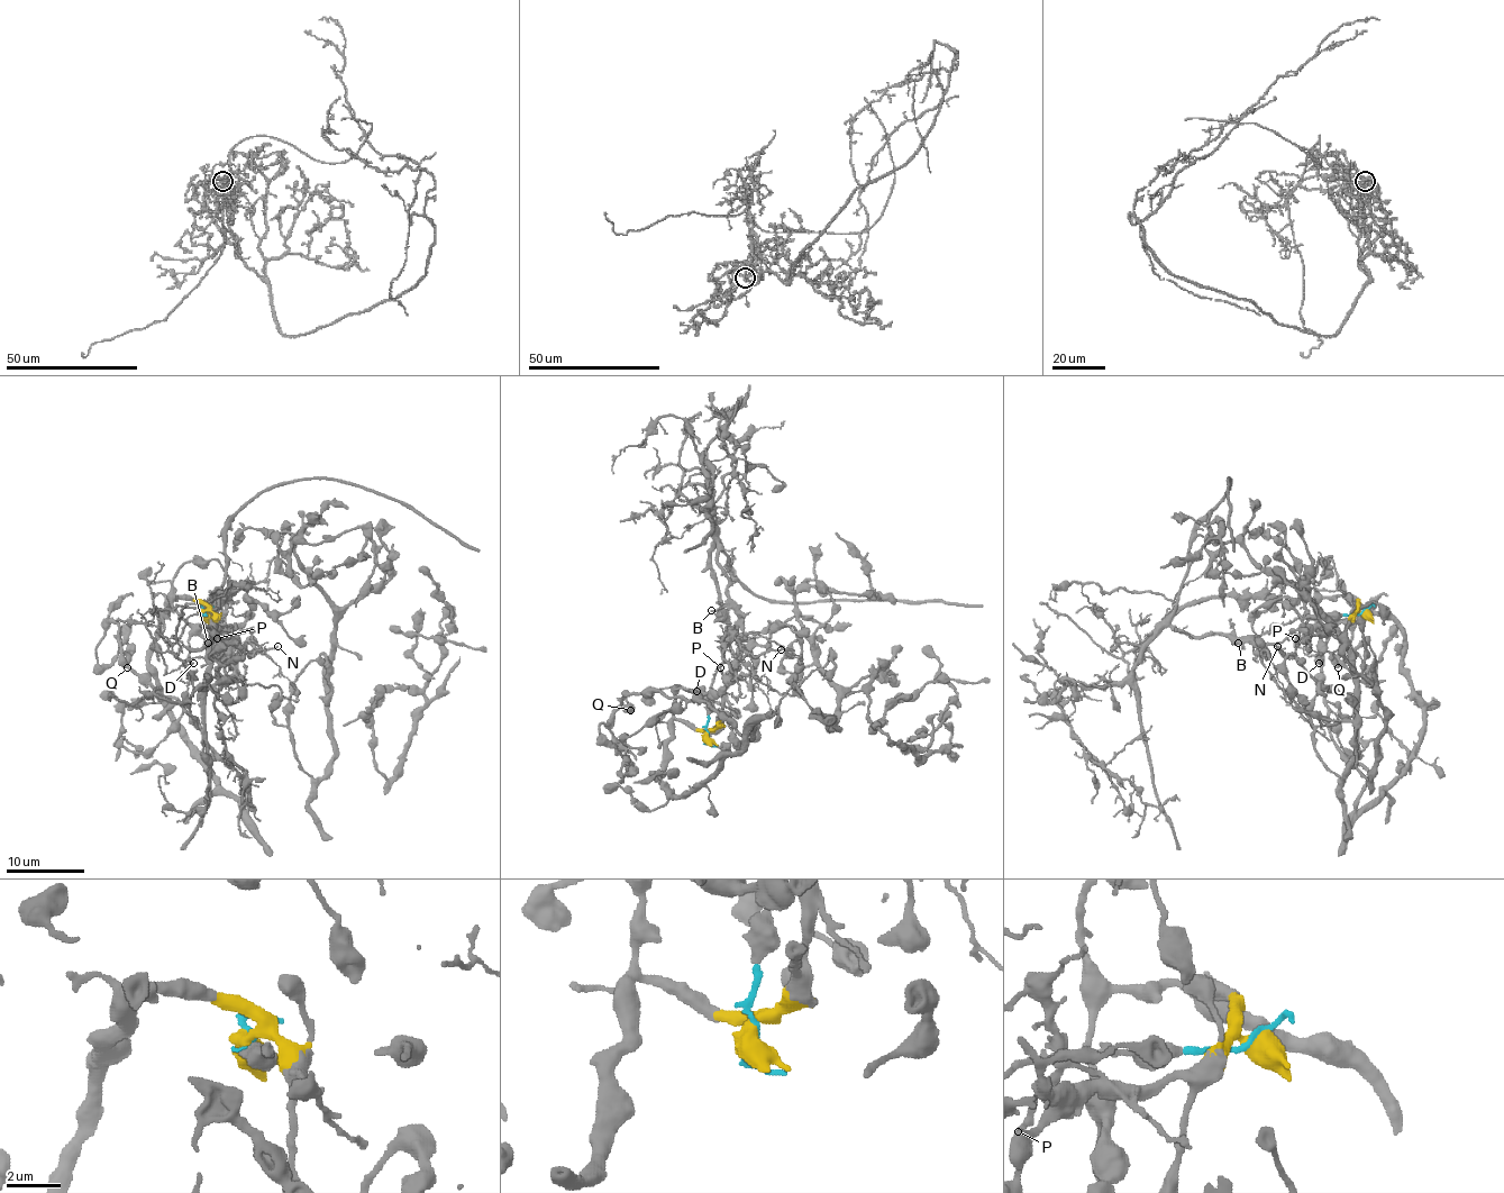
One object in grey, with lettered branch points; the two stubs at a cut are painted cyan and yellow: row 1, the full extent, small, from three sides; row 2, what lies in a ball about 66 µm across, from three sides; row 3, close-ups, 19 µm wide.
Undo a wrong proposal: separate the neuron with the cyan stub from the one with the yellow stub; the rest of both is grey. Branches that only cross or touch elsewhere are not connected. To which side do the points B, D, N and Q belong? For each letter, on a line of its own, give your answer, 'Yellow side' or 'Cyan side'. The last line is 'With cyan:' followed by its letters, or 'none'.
B: Cyan side
D: Yellow side
N: Cyan side
Q: Yellow side
With cyan: B, N

